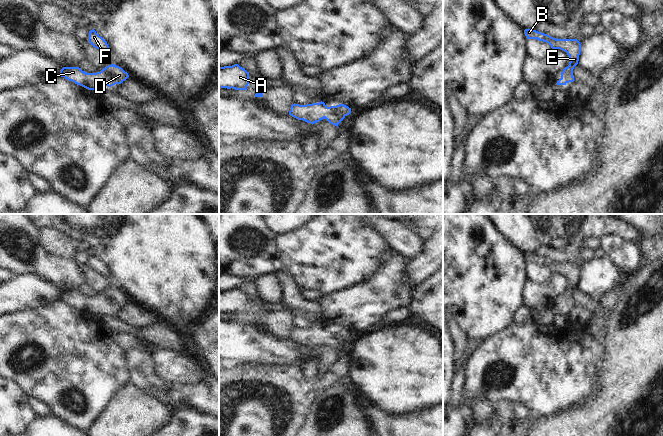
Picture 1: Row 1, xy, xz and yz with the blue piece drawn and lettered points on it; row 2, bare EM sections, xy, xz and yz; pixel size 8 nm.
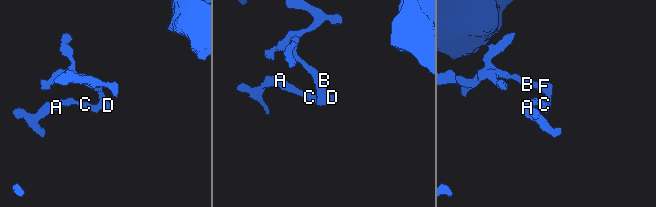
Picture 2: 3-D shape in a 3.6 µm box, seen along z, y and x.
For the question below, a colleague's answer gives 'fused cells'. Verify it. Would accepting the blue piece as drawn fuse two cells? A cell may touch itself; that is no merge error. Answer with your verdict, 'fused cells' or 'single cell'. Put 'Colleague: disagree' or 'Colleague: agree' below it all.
single cell
Colleague: disagree

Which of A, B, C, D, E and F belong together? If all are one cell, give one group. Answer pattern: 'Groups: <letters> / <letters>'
Groups: A B C D E F.

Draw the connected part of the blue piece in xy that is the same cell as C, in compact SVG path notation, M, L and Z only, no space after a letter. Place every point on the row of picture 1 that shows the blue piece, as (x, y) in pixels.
M114 64L108 65L96 73L86 73L79 67L63 67L60 70L60 76L88 90L94 91L104 84L108 87L121 84L129 77L127 72Z

